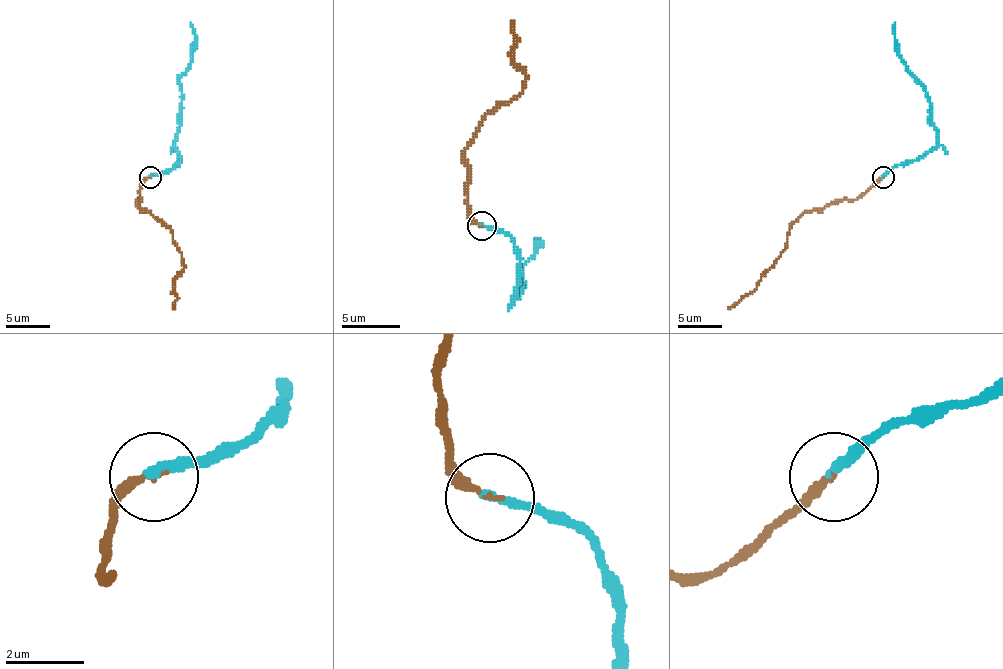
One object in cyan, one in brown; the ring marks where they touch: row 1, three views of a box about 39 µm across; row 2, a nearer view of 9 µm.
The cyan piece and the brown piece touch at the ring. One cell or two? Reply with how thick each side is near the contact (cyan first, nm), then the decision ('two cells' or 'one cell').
240 nm thick on the cyan side, 190 nm on the other; one cell

